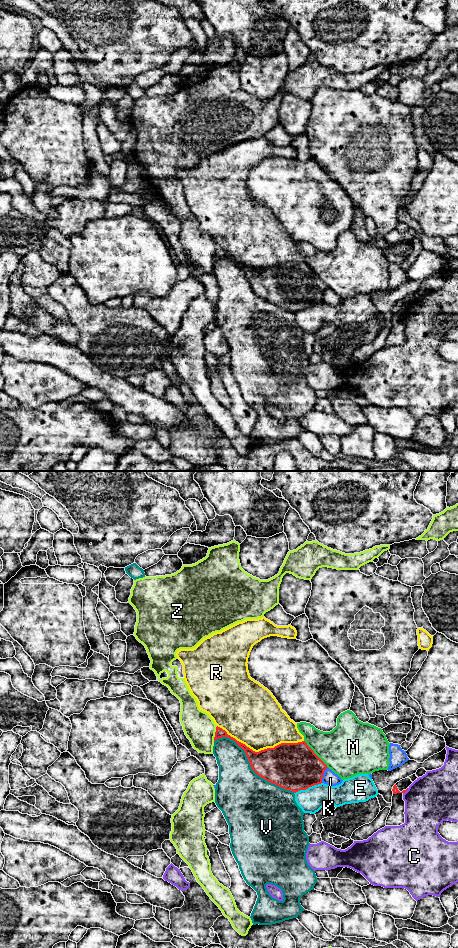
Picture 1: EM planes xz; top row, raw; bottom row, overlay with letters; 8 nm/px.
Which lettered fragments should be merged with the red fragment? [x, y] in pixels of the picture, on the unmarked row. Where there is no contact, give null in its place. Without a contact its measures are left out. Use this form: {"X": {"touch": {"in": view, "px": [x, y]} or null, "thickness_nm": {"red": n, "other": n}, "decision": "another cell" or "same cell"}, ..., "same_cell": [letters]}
{"C": {"touch": {"in": "xz", "px": [405, 311]}, "thickness_nm": {"red": 50, "other": 400}, "decision": "another cell"}, "E": {"touch": {"in": "xz", "px": [307, 308]}, "thickness_nm": {"red": 380, "other": 200}, "decision": "another cell"}, "K": {"touch": {"in": "xz", "px": [322, 295]}, "thickness_nm": {"red": 380, "other": 110}, "decision": "another cell"}, "M": {"touch": {"in": "xz", "px": [315, 274]}, "thickness_nm": {"red": 380, "other": 380}, "decision": "another cell"}, "R": {"touch": {"in": "xz", "px": [260, 271]}, "thickness_nm": {"red": 360, "other": 440}, "decision": "another cell"}, "V": {"touch": {"in": "xz", "px": [251, 286]}, "thickness_nm": {"red": 320, "other": 420}, "decision": "another cell"}, "Z": {"touch": {"in": "xz", "px": [215, 253]}, "thickness_nm": {"red": 70, "other": 240}, "decision": "another cell"}, "same_cell": []}

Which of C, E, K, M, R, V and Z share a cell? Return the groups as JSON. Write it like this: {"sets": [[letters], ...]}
{"sets": [["C"], ["E"], ["K"], ["M"], ["R"], ["V"], ["Z"]]}

